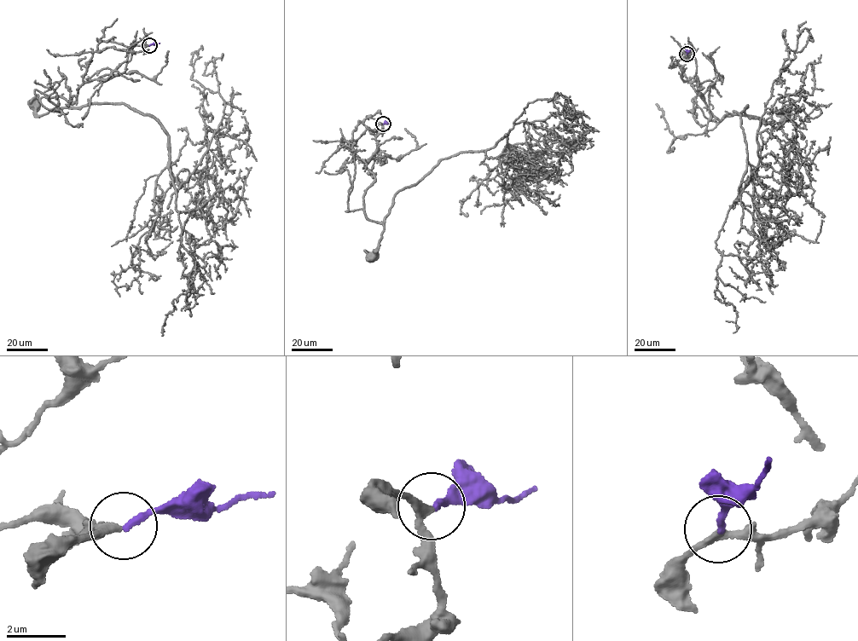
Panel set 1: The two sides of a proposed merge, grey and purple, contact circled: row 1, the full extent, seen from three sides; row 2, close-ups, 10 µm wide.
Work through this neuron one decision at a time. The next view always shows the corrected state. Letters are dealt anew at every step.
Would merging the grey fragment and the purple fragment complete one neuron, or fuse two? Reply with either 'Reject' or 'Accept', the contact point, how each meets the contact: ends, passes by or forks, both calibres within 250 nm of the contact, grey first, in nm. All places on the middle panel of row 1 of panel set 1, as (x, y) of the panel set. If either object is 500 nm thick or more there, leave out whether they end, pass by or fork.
Accept. Place: (383, 124). At the ring grey passes by. At the ring purple ends. Thickness 200 nm (grey) against 200 nm

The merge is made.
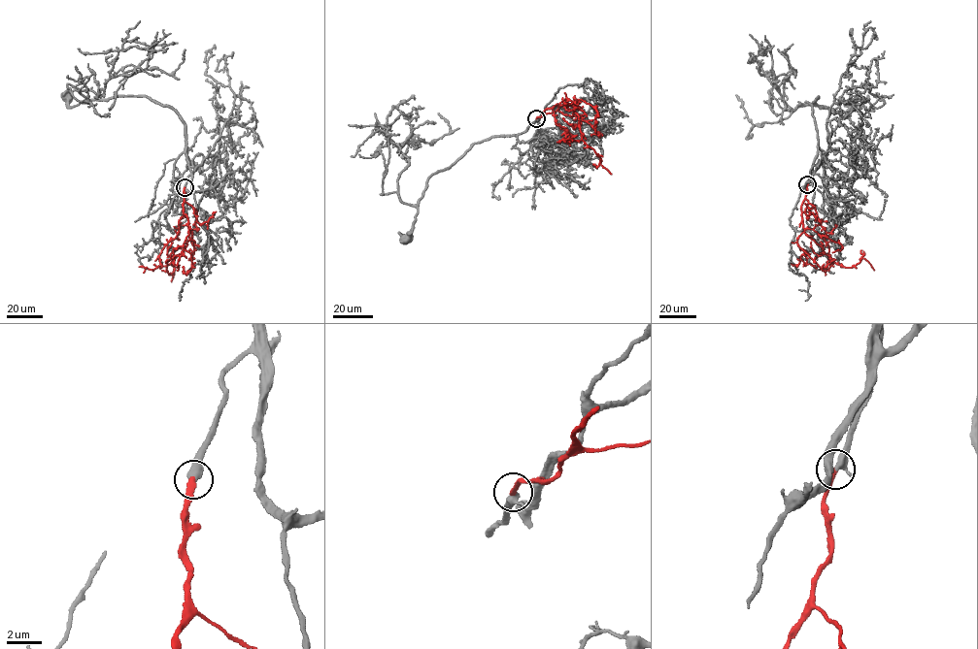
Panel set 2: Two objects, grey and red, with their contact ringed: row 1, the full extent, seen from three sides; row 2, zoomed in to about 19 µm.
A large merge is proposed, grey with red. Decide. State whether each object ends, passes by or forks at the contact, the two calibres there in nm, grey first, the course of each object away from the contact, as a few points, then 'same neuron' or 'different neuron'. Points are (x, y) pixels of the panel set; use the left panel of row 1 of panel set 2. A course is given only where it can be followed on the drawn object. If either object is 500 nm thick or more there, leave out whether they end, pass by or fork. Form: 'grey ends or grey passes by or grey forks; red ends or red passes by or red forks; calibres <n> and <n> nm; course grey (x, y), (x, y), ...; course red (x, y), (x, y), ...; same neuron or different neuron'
grey passes by; red ends; calibres 360 and 300 nm; course grey (185, 187), (191, 173), (185, 152), (185, 124), (173, 110), (146, 96), (115, 96), (70, 107), (69, 96); course red (185, 187), (184, 211), (188, 222), (189, 240), (181, 253), (166, 267), (169, 275), (174, 268), (171, 281); same neuron

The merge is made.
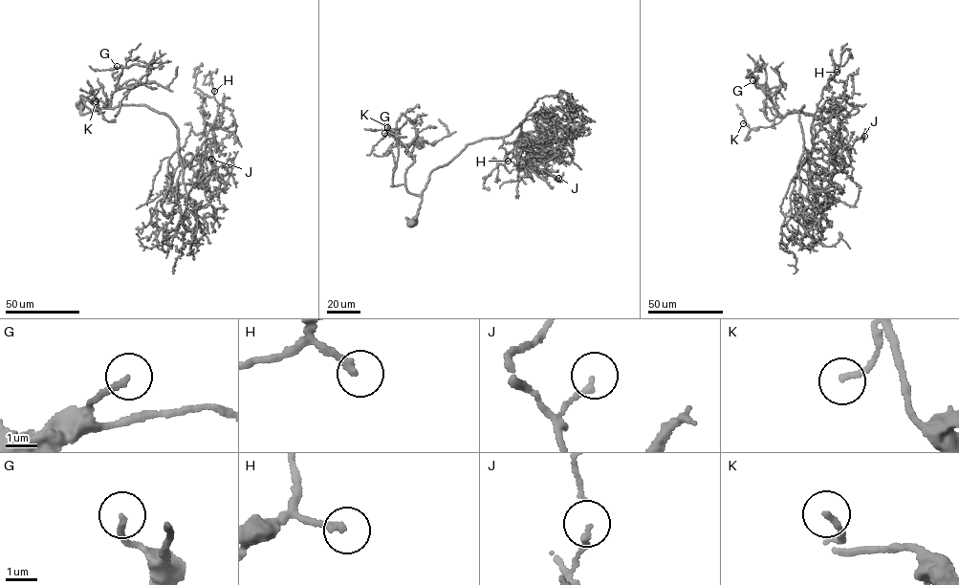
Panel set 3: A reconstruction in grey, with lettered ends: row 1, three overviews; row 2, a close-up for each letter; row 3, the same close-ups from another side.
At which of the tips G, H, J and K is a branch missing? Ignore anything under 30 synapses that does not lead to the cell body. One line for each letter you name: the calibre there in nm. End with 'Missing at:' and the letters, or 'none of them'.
H: 190 nm
Missing at: H

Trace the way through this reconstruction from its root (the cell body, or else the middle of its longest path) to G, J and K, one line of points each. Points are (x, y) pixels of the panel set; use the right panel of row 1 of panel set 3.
G: (832, 113), (825, 122), (804, 113), (789, 111), (782, 116), (752, 80)
J: (832, 113), (825, 122), (803, 105), (797, 112), (809, 181), (828, 167), (835, 146), (850, 150), (864, 136)
K: (832, 113), (825, 122), (794, 109), (794, 113), (770, 126), (751, 129), (746, 121), (743, 123)

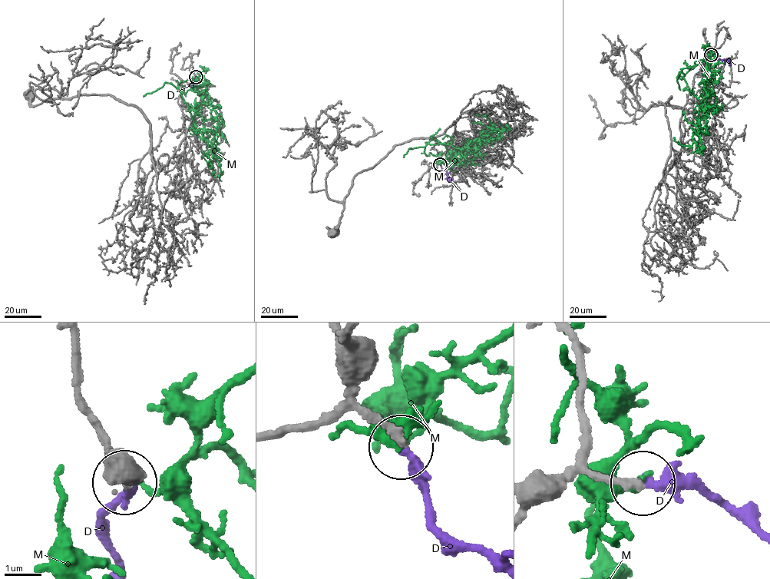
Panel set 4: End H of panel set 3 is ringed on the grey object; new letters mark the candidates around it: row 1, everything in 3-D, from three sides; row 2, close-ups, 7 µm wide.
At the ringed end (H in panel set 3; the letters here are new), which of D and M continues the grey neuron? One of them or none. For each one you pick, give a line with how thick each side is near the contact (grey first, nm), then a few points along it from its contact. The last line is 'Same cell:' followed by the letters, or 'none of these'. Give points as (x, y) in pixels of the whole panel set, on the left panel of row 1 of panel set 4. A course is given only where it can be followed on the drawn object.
D: calibres 200 and 300 nm
Same cell: D

